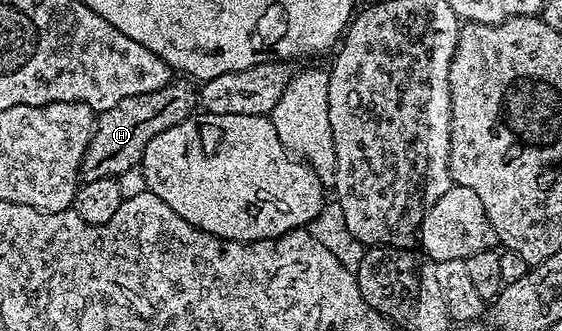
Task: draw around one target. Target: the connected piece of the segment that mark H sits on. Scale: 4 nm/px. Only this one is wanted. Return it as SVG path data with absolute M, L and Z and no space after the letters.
M173 81L160 89L154 89L154 93L126 97L126 101L118 101L114 109L99 112L96 128L80 166L81 180L98 181L102 177L115 177L126 173L126 169L141 166L146 145L154 141L158 133L178 125L197 110L197 88L191 82L180 82L184 83Z

